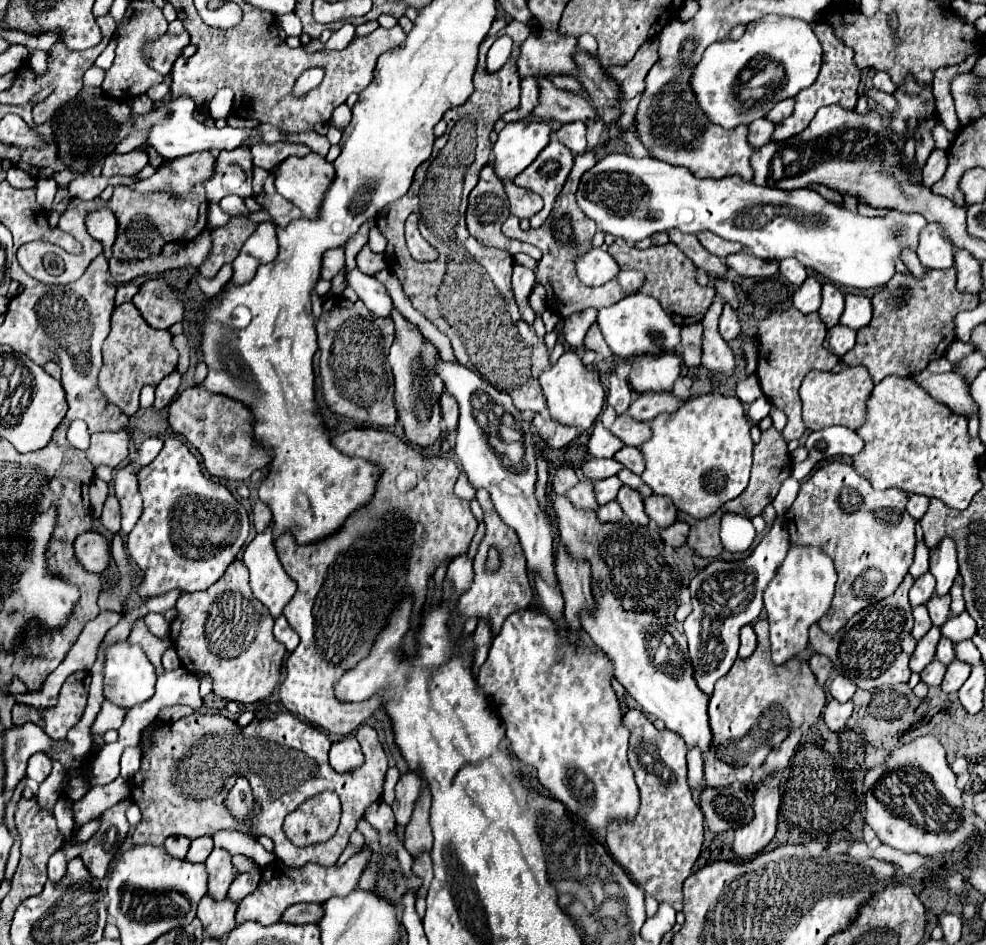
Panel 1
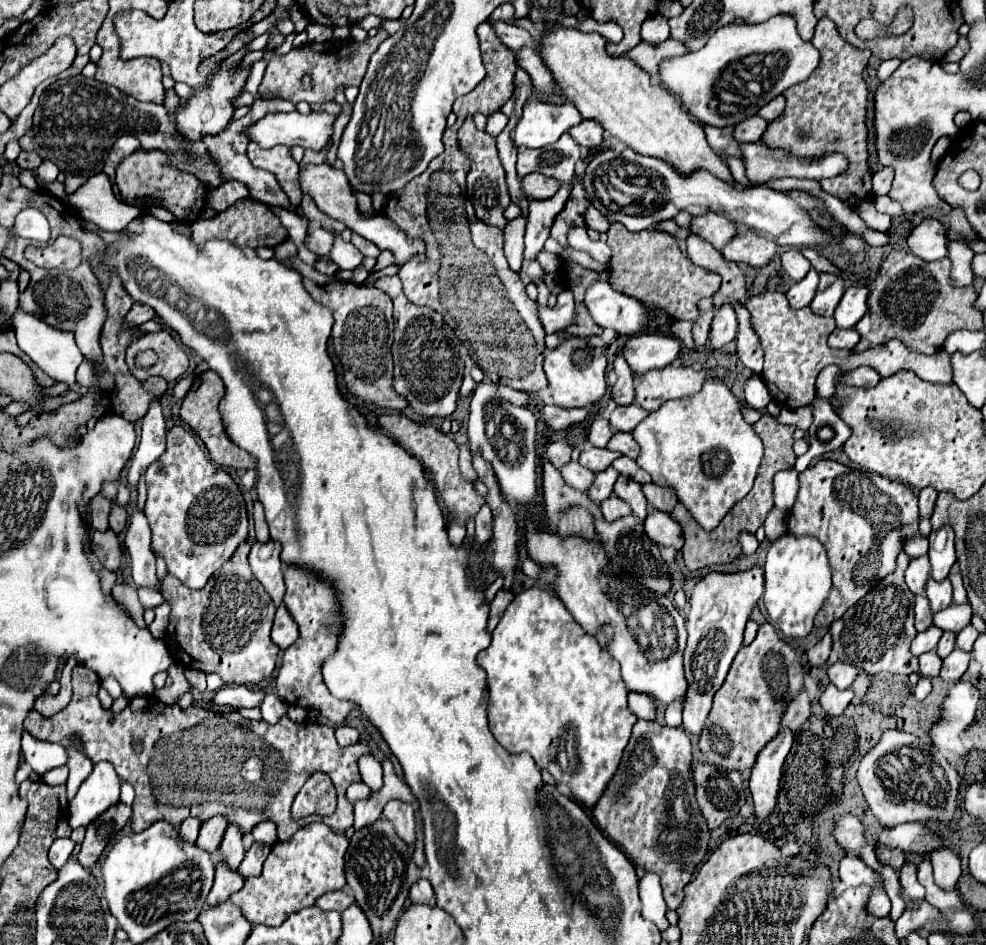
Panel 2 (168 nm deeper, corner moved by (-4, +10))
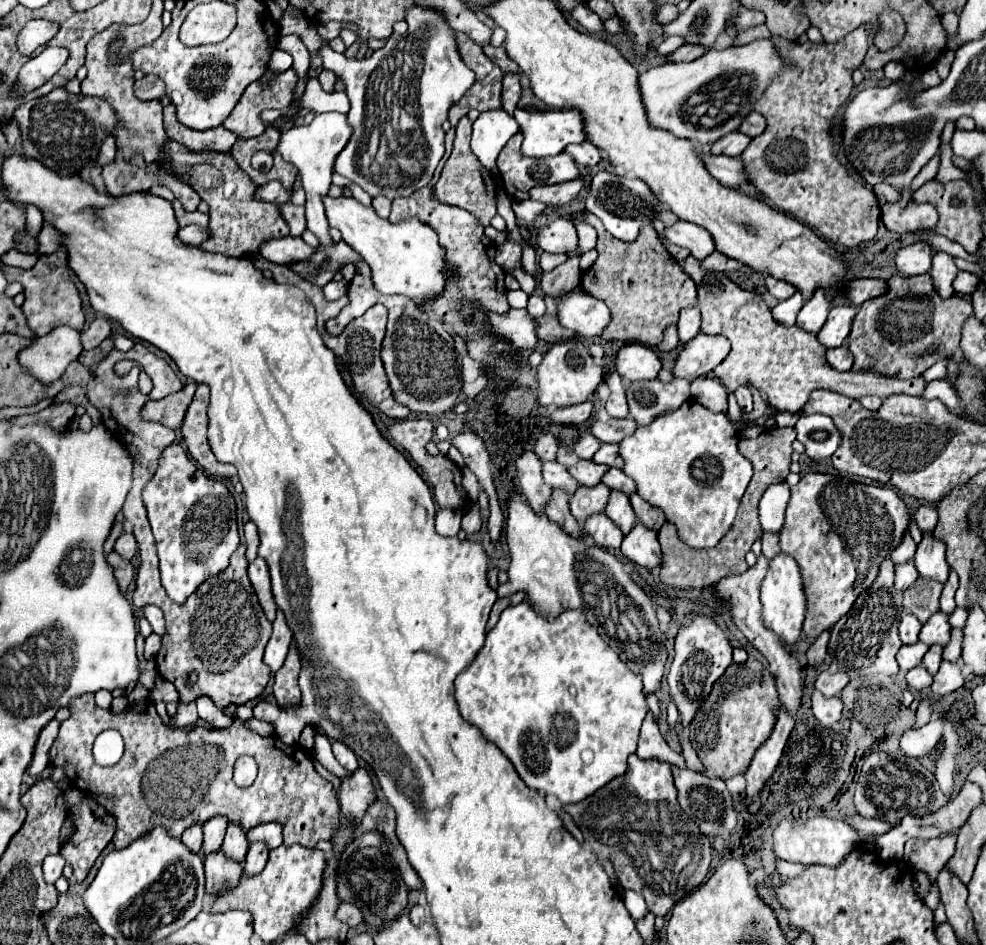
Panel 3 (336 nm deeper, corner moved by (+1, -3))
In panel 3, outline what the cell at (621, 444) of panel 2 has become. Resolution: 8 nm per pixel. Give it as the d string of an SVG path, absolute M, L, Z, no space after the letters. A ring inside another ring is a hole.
M602 445L592 461L594 463L604 463L608 467L618 467L618 469L624 467L624 459L618 453L618 445Z

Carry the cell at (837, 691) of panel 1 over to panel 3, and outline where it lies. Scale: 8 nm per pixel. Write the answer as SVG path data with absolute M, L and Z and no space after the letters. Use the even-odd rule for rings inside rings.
M822 671L818 675L818 679L816 679L816 689L824 697L838 697L846 685L848 685L848 675L846 673L830 675L828 671Z

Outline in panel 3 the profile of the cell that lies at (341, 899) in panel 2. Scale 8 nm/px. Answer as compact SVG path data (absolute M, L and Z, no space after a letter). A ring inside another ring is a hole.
M340 903L340 907L336 909L336 919L348 923L350 927L358 927L362 923L362 913L358 907L350 903Z

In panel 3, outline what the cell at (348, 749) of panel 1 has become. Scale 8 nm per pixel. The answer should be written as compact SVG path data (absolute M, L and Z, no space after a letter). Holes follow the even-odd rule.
M332 741L332 751L334 751L334 757L338 759L340 765L344 765L350 771L358 769L358 757L354 755L354 751L350 747L346 747L340 741Z

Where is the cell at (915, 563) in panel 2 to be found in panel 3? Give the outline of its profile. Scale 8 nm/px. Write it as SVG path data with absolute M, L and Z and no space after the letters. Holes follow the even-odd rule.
M908 561L904 565L896 565L896 589L906 591L914 581L918 579L918 571L914 567L914 561Z

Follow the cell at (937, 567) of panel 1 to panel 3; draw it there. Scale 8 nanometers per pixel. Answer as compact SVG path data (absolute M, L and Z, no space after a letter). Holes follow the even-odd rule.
M924 533L920 545L918 545L918 551L916 551L916 557L914 557L914 563L916 563L916 569L922 577L928 577L928 579L936 579L940 583L946 583L948 579L948 573L950 573L950 567L946 563L946 545L938 539L932 537L932 533Z

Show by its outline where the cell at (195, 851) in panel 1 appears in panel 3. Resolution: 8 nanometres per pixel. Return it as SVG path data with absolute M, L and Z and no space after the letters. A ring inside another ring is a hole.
M216 815L204 823L204 843L202 843L202 851L200 851L202 855L210 855L212 851L220 851L226 827L228 827L228 819L220 817L220 815Z

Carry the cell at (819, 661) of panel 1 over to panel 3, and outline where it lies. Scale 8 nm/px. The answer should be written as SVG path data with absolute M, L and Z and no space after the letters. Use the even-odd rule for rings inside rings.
M824 631L814 643L812 647L806 651L806 659L808 659L808 665L810 667L818 667L824 657L826 657L826 645L828 645L828 631Z

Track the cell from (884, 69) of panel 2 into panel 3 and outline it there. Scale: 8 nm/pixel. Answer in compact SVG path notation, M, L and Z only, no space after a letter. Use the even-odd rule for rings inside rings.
M892 61L892 63L888 63L884 69L884 79L888 79L888 81L896 81L896 79L900 79L902 75L904 75L904 65L902 63L898 63L898 61Z

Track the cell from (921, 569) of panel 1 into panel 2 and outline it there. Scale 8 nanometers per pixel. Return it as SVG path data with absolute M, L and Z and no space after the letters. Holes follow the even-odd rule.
M919 532L903 540L903 550L905 554L909 554L909 558L917 558L917 554L927 554L927 546L929 546L927 538L921 536Z

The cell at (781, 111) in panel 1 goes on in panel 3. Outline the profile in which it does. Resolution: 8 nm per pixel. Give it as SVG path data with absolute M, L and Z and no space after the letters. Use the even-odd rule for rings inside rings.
M752 111L752 113L742 121L740 131L746 133L746 135L750 135L750 137L758 137L758 135L762 135L762 133L766 131L766 119L764 119L760 113Z

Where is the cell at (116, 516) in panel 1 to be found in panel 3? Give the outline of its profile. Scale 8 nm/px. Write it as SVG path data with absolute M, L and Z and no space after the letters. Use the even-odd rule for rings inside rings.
M122 533L114 545L114 551L124 559L132 559L136 553L136 539L132 533Z

